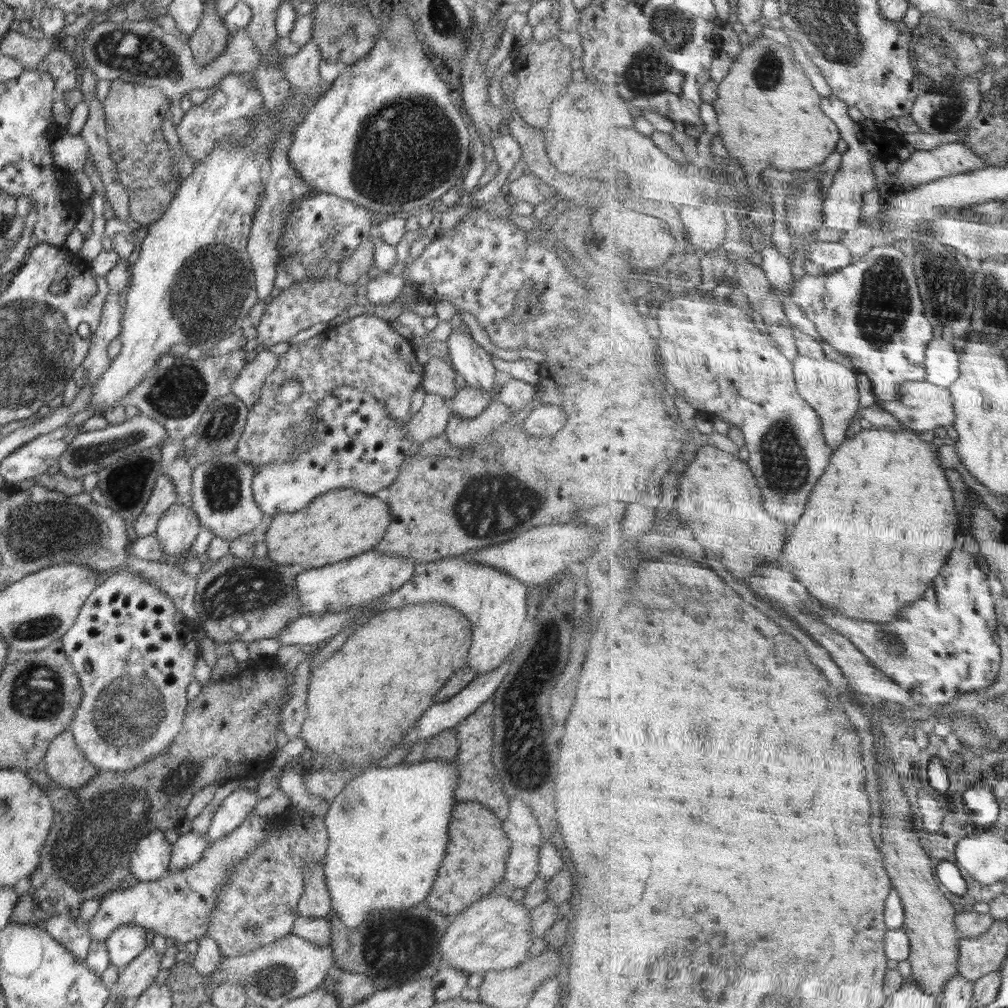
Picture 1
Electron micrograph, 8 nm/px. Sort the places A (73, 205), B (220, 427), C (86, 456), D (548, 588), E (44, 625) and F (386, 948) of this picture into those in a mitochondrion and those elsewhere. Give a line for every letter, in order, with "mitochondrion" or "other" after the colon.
A: other
B: mitochondrion
C: mitochondrion
D: other
E: mitochondrion
F: mitochondrion

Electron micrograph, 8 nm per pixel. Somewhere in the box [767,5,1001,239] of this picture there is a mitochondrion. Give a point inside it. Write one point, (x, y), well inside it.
(941, 54)

